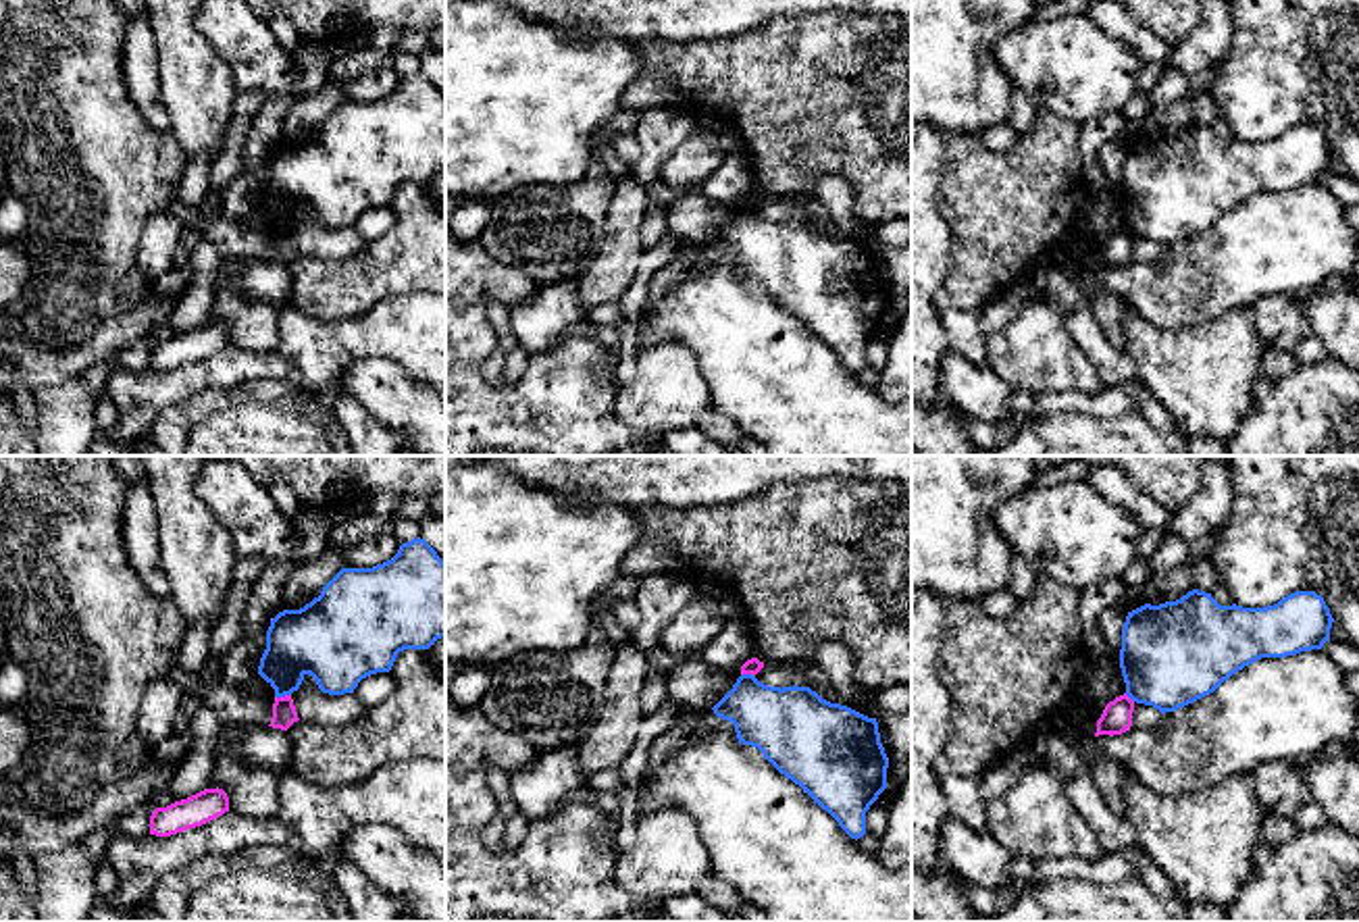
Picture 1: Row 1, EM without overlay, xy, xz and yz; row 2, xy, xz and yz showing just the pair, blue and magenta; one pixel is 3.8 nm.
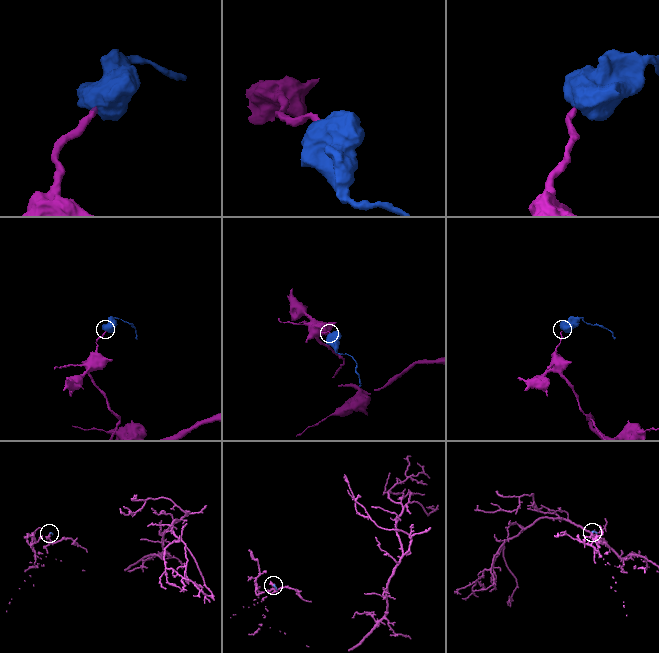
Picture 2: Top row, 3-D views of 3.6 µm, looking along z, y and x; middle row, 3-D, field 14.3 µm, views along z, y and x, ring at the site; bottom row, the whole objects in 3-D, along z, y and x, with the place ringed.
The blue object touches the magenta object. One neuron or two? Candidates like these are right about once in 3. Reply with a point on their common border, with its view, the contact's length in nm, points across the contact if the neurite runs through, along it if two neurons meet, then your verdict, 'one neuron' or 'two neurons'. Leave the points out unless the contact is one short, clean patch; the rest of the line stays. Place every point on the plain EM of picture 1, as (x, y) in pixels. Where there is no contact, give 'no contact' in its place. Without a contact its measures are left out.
meets blue in xy at (281, 229); contact 70 nm long; border along xy (290, 227), (275, 232); two neurons

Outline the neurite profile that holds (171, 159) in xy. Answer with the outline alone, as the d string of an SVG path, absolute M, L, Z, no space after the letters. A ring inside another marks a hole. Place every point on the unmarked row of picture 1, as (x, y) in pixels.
M4 0L4 4L6 19L0 25L0 158L6 169L8 189L21 198L27 210L27 229L21 246L31 262L31 279L23 289L17 310L27 339L50 352L69 352L83 345L106 321L148 300L150 279L135 262L137 244L148 219L169 208L175 194L173 187L179 183L189 156L169 129L158 131L148 125L129 98L123 81L123 37L131 19L123 12L119 0Z

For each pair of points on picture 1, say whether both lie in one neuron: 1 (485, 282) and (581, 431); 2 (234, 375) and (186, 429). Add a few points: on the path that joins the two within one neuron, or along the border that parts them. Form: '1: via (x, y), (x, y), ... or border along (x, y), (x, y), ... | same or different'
1: via (469, 334), (469, 377), (523, 431), (529, 431) | same
2: border along (225, 392), (202, 388), (171, 404) | different

